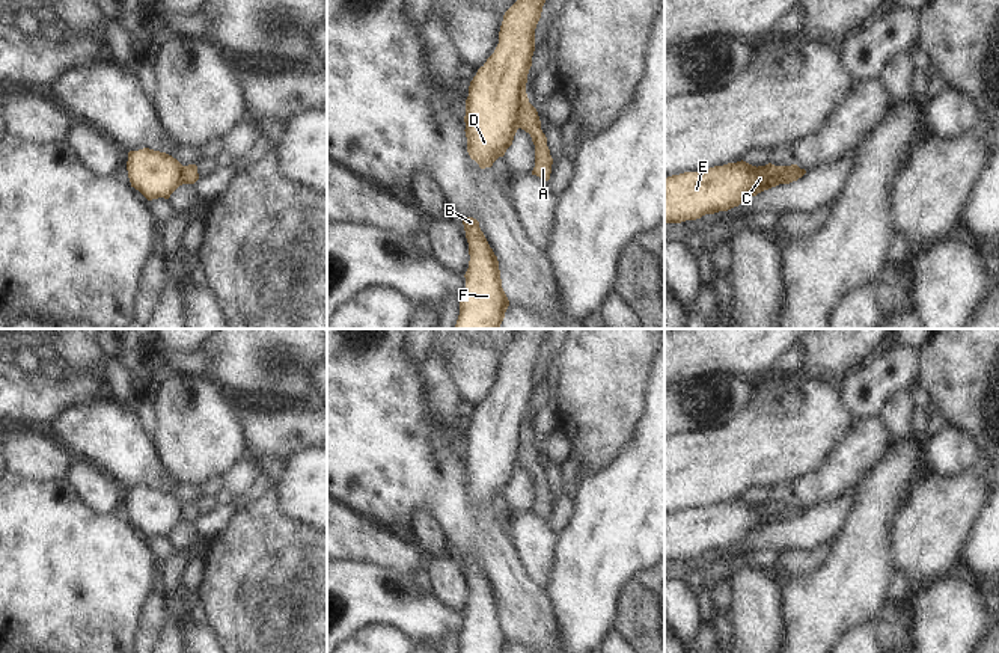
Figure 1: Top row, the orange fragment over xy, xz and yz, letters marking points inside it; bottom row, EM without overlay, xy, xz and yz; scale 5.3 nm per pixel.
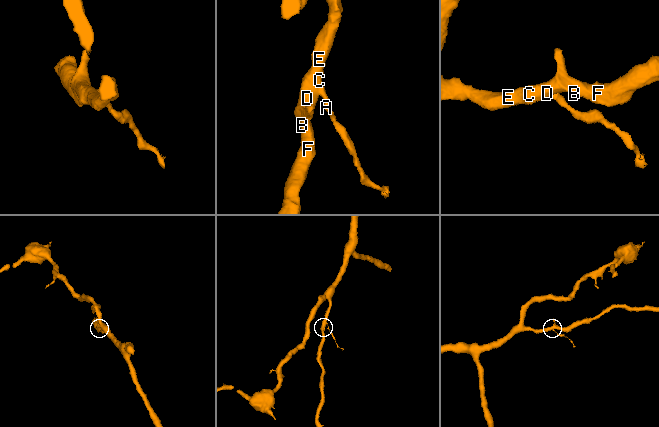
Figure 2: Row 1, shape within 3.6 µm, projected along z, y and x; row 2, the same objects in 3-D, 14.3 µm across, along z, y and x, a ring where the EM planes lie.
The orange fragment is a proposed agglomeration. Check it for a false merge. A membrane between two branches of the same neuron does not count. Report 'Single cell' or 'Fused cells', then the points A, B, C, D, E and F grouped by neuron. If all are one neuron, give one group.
Fused cells. Groups: A / B C D E F

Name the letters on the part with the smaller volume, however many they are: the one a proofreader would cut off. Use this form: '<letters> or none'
A

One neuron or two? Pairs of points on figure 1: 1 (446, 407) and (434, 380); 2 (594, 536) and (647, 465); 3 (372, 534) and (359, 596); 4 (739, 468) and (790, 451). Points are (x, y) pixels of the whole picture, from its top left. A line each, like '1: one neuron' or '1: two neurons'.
1: one neuron
2: one neuron
3: two neurons
4: one neuron

